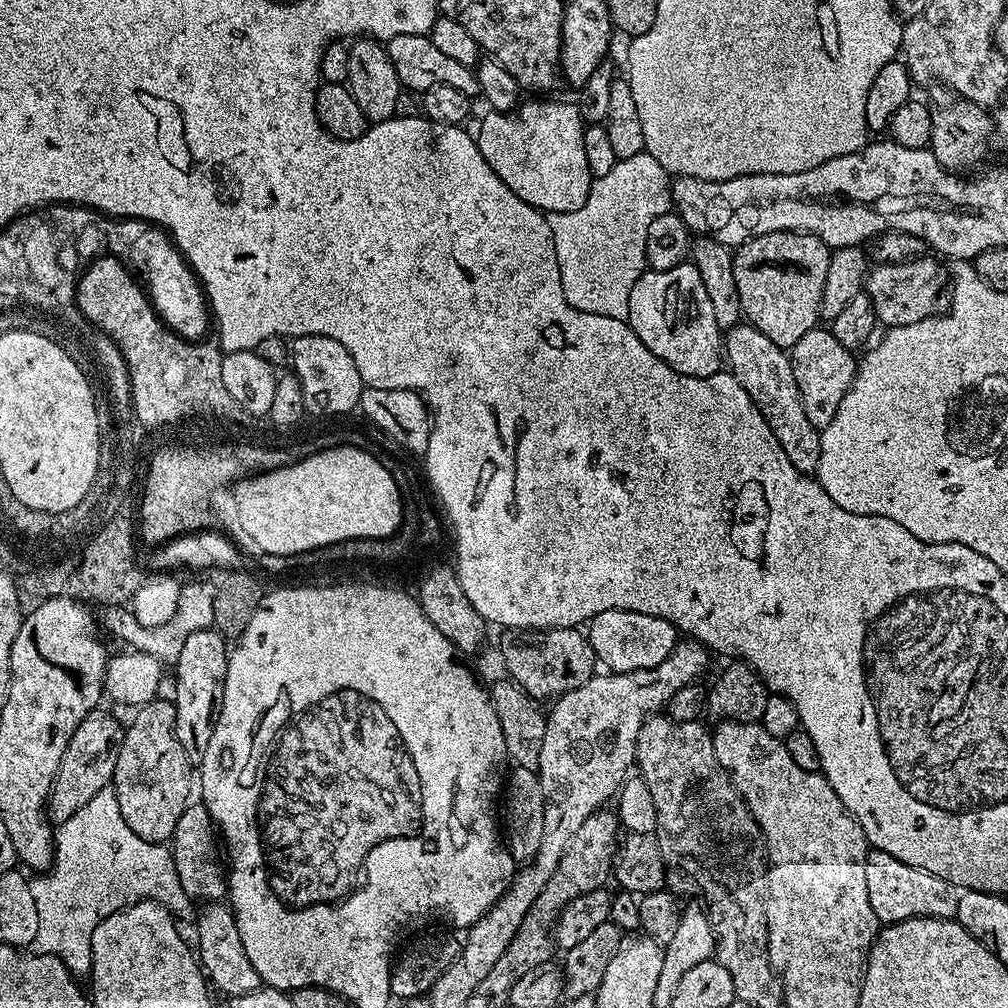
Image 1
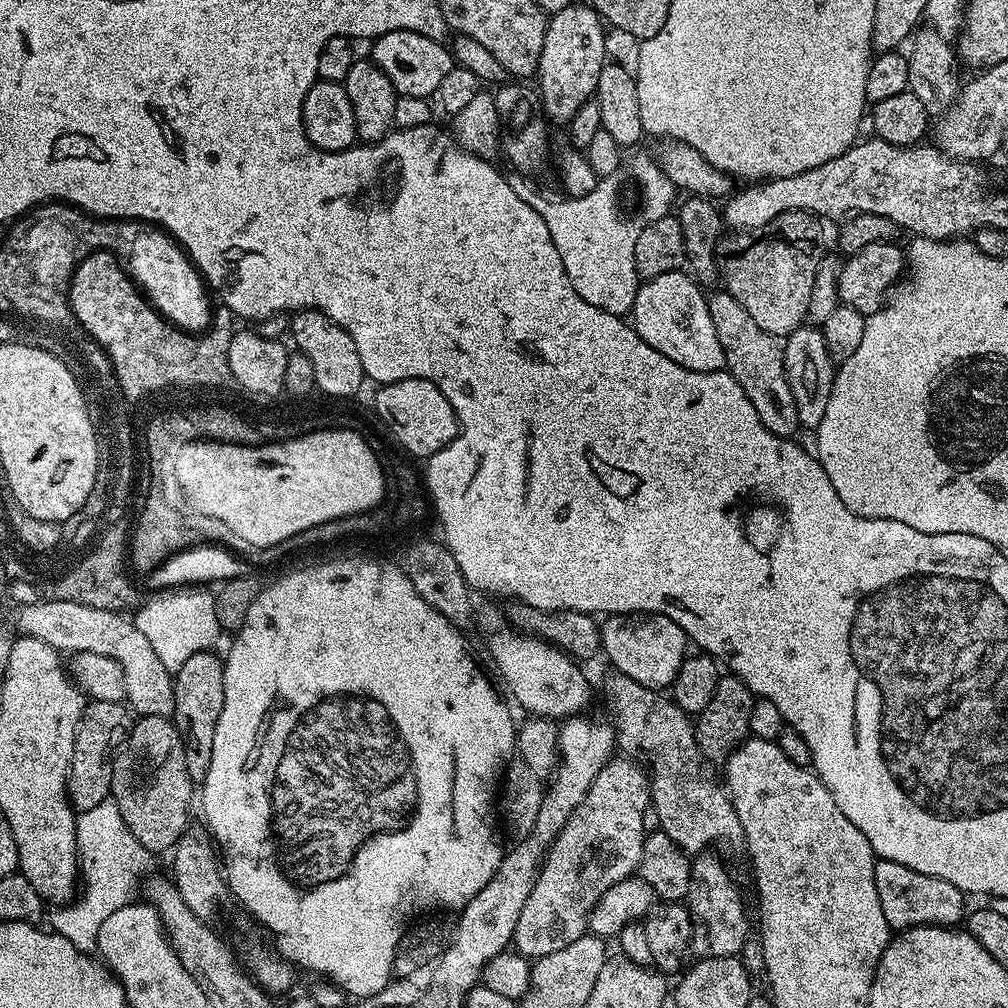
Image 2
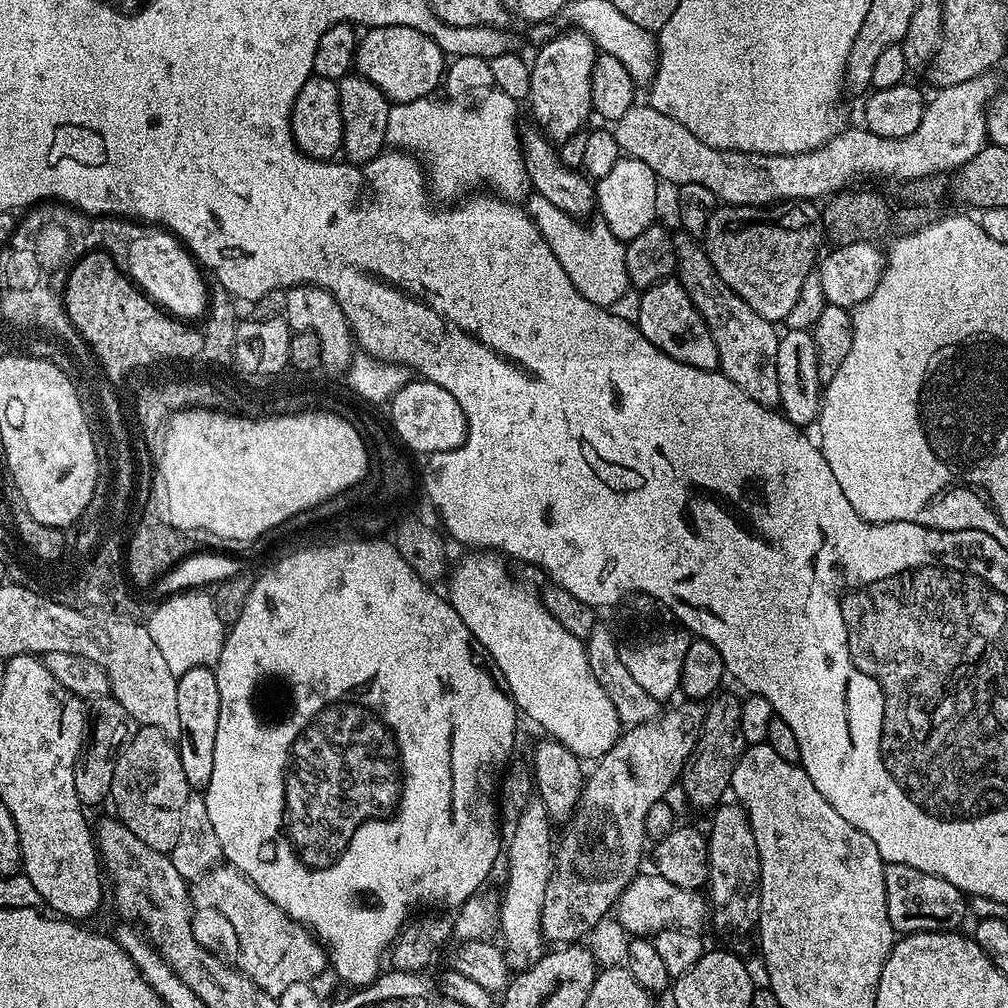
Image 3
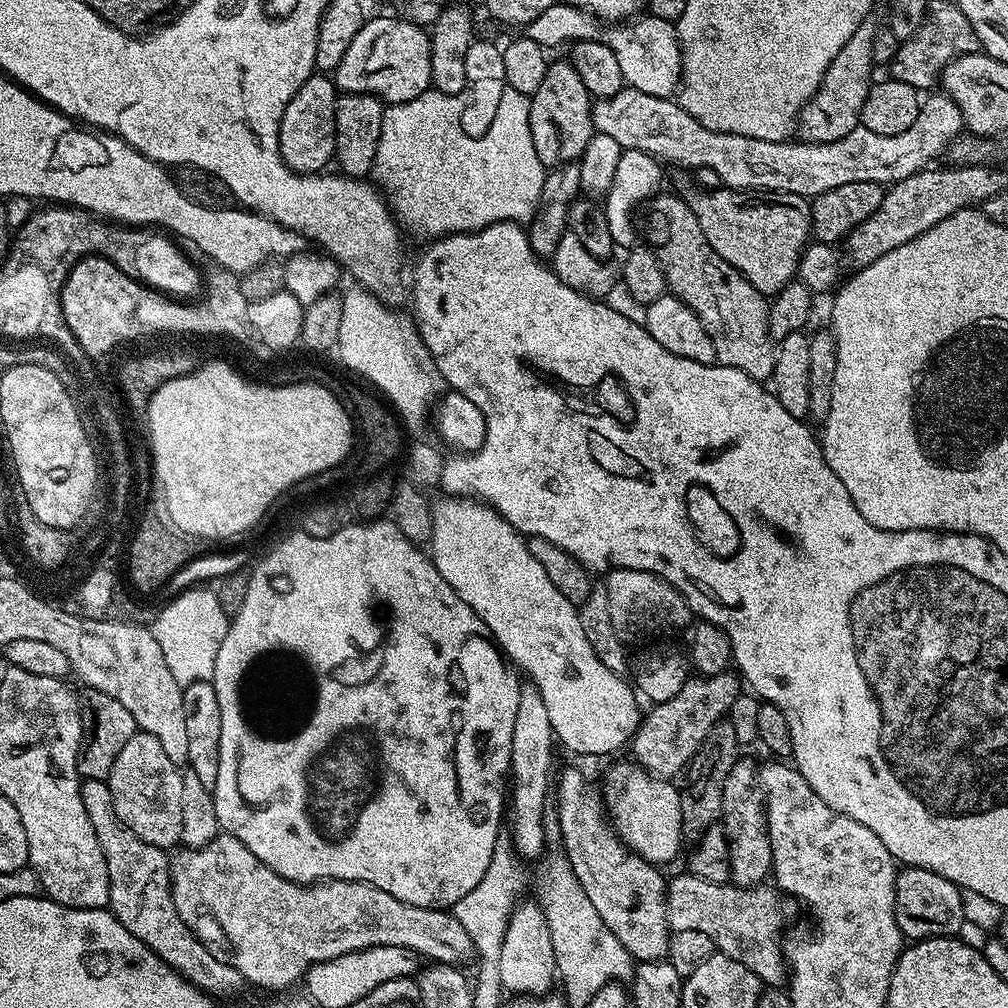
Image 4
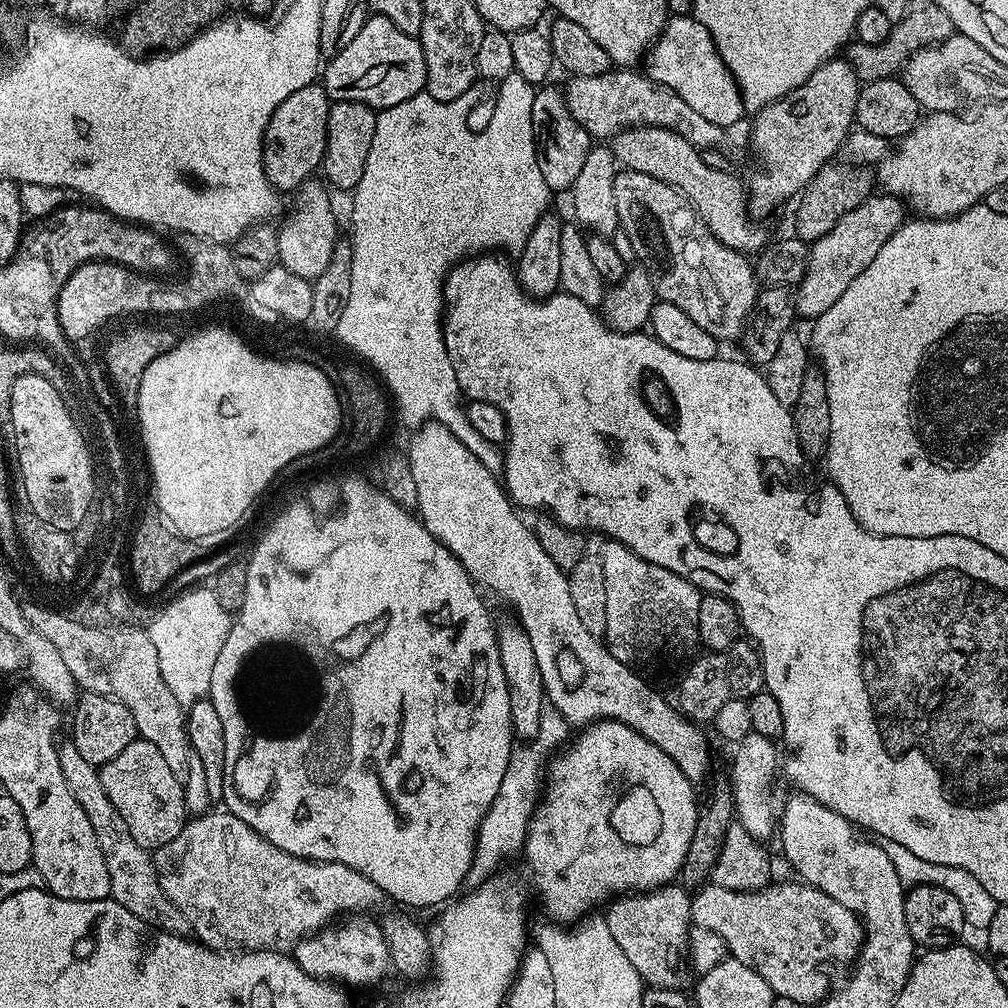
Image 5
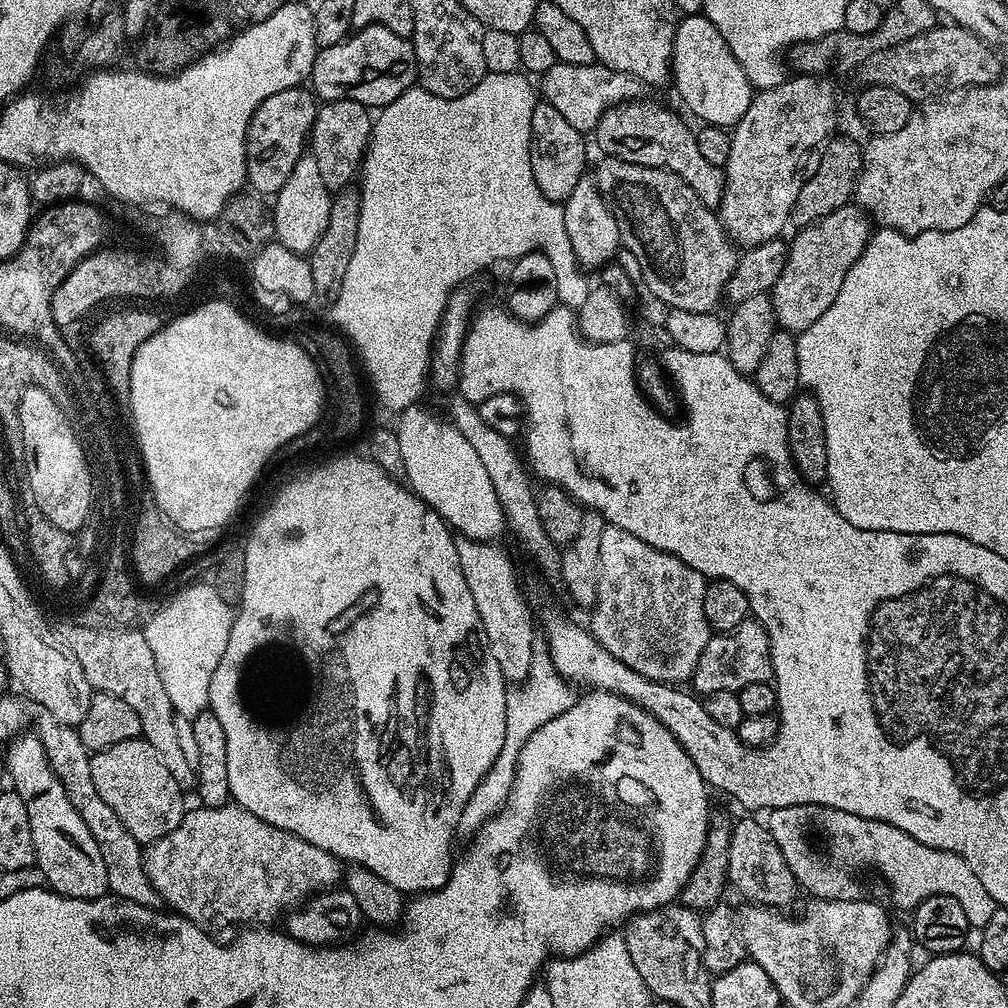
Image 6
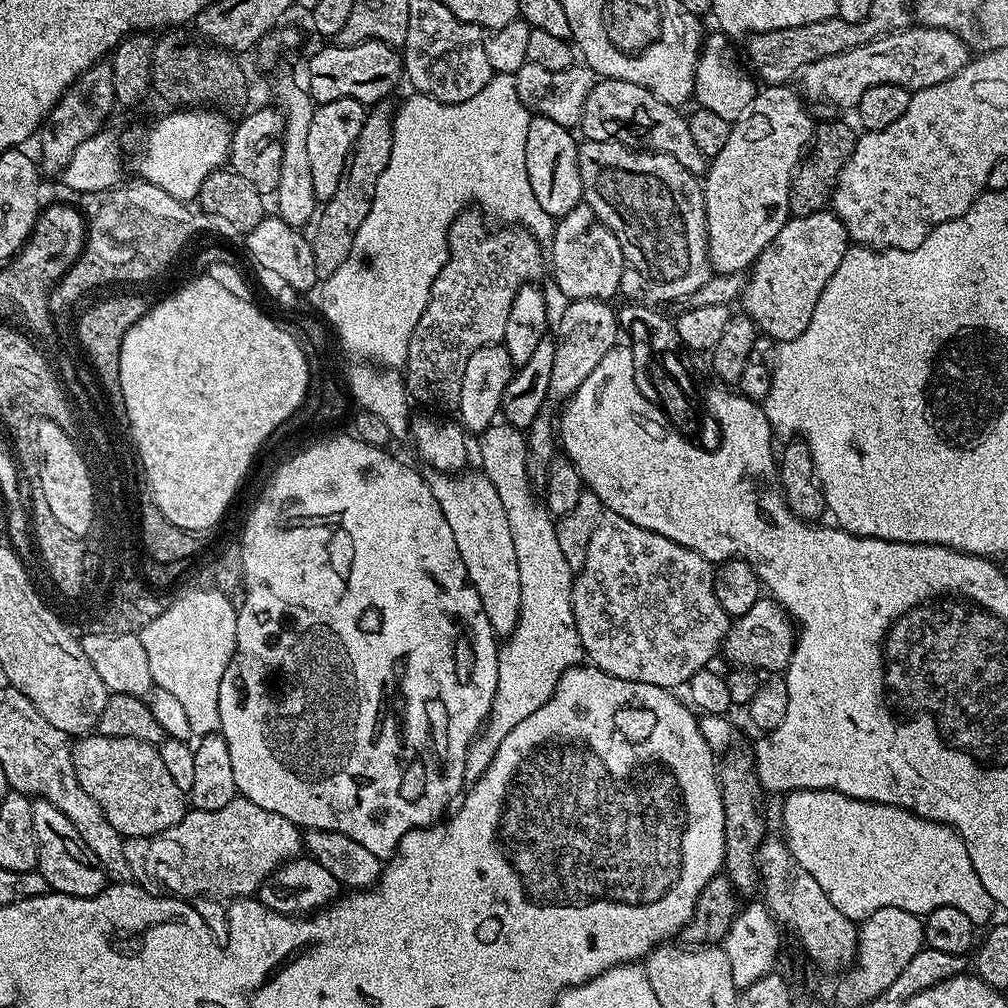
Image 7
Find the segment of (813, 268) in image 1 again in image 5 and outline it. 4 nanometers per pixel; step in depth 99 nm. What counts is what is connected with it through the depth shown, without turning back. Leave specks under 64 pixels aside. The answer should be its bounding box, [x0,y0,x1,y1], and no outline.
[610,126,765,254]

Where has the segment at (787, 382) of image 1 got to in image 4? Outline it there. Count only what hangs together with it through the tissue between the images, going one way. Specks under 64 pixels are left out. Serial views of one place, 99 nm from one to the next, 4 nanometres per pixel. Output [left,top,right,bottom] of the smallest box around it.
[644,194,774,382]

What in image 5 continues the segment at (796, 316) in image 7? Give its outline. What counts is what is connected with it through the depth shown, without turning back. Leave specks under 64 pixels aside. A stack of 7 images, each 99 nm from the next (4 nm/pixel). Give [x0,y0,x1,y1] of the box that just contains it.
[794,194,906,318]

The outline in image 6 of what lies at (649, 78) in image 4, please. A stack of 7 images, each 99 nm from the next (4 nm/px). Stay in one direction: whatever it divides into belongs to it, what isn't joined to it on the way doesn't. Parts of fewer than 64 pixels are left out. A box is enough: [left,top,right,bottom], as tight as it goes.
[671,14,754,130]

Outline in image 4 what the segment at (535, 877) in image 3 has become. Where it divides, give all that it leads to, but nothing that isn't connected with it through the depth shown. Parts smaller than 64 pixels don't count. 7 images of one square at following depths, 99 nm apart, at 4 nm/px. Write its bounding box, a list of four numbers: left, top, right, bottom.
[496,686,558,996]

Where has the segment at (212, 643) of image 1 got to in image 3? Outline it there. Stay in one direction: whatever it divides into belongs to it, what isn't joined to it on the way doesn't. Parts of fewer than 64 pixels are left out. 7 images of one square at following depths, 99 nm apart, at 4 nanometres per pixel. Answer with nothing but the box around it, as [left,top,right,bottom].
[176,667,220,790]

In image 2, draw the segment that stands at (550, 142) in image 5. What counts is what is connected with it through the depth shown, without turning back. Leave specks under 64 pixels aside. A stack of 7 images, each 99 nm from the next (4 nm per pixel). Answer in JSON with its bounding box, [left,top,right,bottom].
[534,2,608,125]

